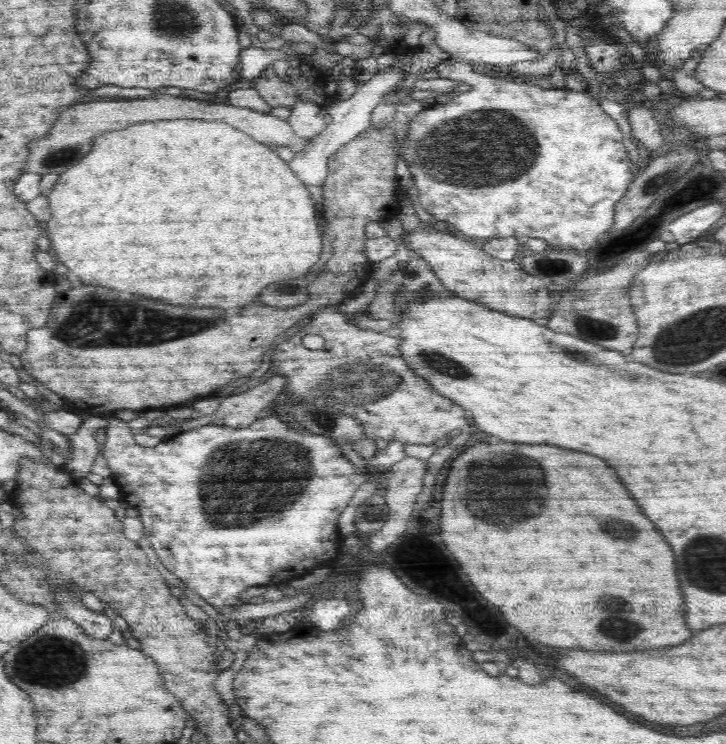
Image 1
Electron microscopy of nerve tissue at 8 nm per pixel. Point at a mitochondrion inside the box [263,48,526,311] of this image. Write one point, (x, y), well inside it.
(284, 289)

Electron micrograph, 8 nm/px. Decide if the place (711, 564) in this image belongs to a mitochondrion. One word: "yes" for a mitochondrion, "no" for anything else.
yes

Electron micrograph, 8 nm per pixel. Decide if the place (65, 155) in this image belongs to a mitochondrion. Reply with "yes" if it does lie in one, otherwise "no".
yes

